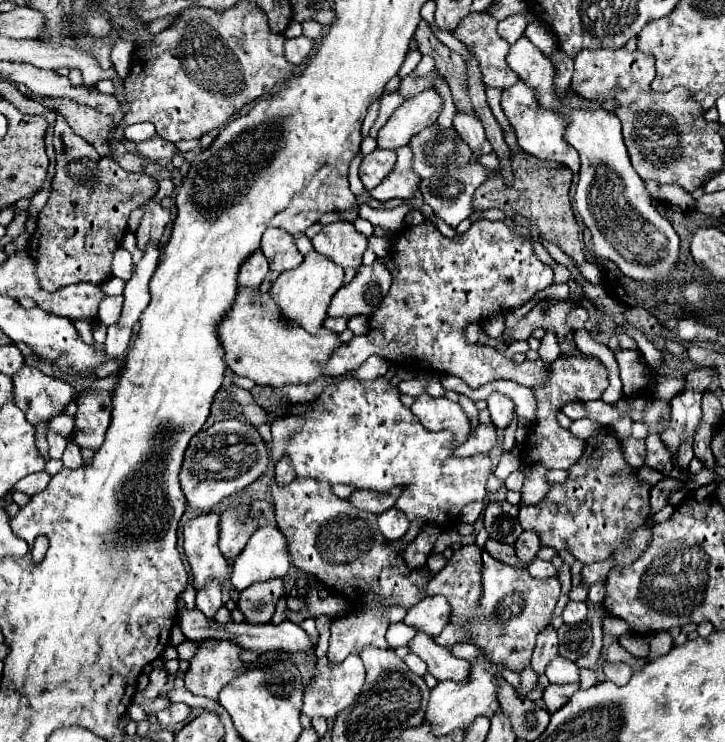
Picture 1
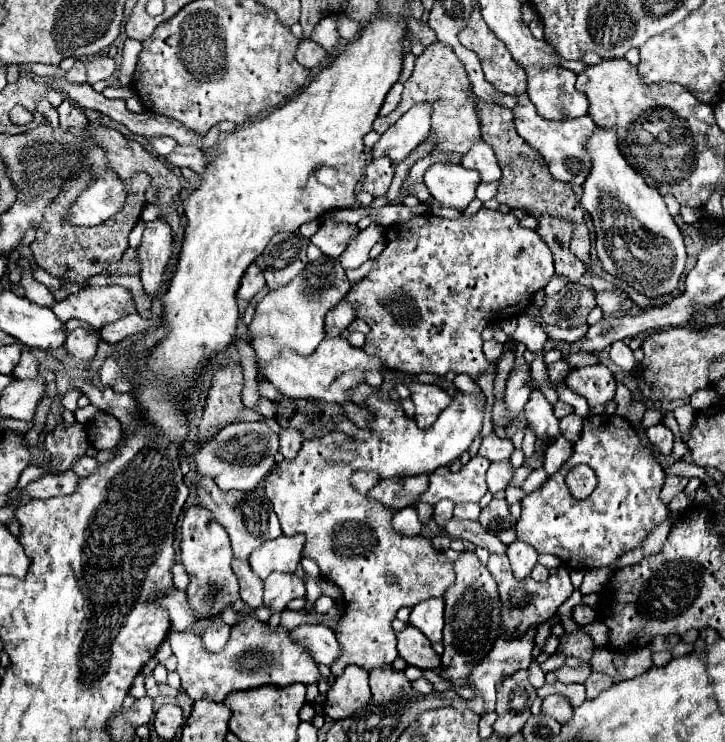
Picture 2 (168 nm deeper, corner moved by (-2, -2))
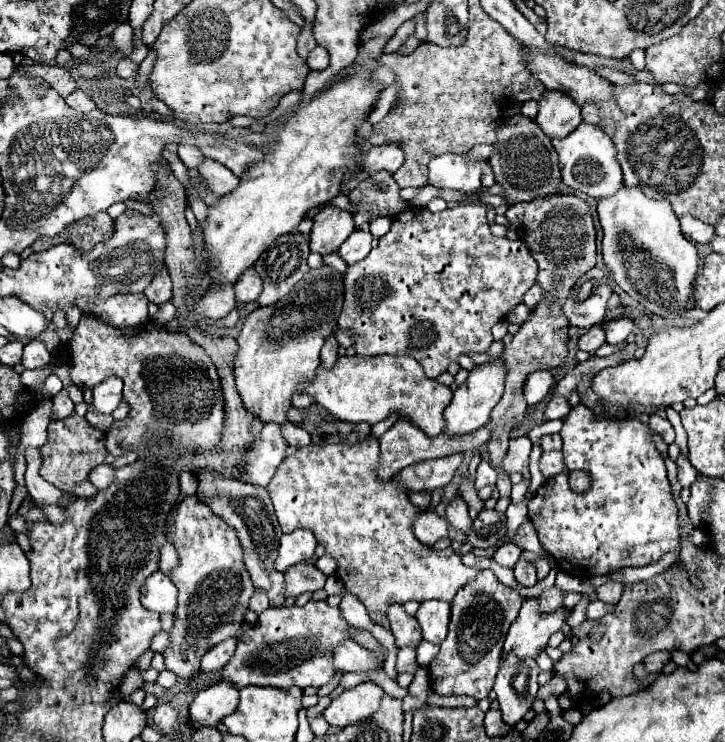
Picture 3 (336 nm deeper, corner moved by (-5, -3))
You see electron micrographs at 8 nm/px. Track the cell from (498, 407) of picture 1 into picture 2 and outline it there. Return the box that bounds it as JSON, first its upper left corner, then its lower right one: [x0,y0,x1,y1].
[504,356,532,420]

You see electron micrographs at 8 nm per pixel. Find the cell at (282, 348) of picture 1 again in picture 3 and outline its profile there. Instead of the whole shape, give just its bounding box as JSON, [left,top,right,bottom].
[305,355,453,437]

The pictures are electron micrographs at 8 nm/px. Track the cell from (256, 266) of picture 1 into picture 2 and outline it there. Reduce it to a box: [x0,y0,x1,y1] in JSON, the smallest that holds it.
[238,264,266,300]

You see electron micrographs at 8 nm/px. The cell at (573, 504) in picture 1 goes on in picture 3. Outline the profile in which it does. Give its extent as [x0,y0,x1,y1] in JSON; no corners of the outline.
[529,403,679,579]

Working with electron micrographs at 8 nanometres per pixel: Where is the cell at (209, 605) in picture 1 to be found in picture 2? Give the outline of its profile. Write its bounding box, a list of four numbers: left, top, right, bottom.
[202,616,230,652]

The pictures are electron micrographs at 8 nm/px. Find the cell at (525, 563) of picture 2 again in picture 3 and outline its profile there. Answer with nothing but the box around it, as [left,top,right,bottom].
[513,561,537,587]

